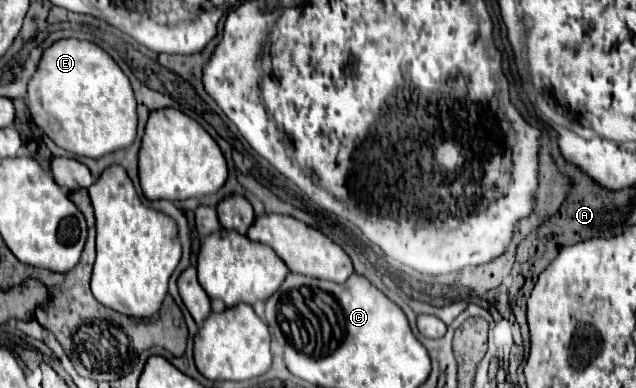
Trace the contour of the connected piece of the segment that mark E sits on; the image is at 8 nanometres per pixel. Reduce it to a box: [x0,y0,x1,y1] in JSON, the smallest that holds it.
[28,38,136,158]

